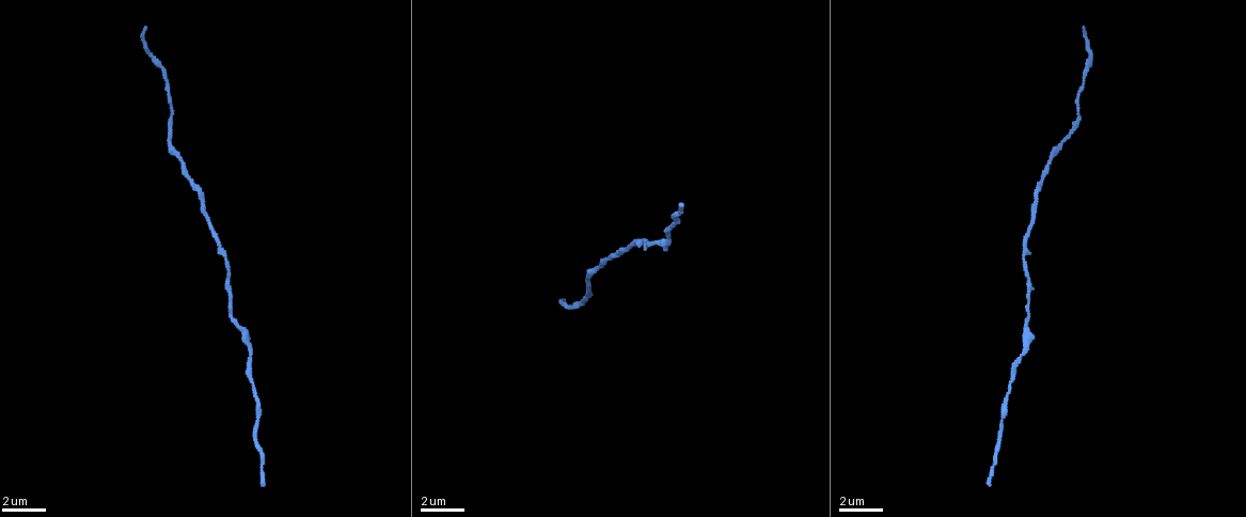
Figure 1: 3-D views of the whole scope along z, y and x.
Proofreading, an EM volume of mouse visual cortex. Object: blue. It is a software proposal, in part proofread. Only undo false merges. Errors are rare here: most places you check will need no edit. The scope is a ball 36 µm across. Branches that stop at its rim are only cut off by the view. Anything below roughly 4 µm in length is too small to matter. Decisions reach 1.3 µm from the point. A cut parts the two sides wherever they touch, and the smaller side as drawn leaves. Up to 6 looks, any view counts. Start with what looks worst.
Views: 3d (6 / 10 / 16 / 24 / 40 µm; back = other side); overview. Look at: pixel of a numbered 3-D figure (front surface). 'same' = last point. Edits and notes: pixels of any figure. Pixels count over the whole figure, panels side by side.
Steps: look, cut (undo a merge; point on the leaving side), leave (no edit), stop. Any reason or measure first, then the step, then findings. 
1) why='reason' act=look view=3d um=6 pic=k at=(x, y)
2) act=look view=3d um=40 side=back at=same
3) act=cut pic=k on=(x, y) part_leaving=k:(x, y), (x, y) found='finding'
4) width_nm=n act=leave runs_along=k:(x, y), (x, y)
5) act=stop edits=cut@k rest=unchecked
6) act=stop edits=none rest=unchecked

why='thick turns thin' act=look view=3d um=10 pic=1 at=(587, 285)

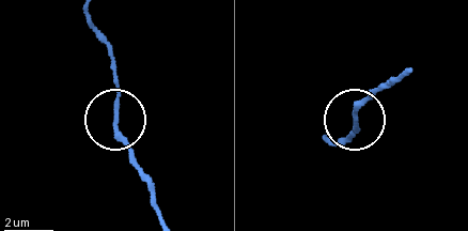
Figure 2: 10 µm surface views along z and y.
act=look view=3d um=6 pic=2 at=(356, 116)

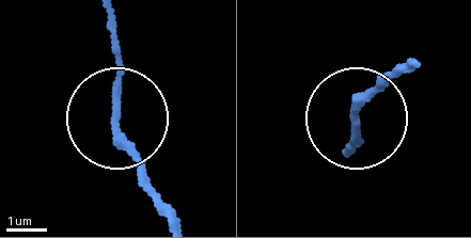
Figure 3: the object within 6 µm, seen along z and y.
act=leave runs_along=3:(174, 212), (115, 121), (115, 18) found='one neuron here'

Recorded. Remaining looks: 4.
why='sudden change in width' act=look view=3d um=6 pic=1 at=(667, 232)

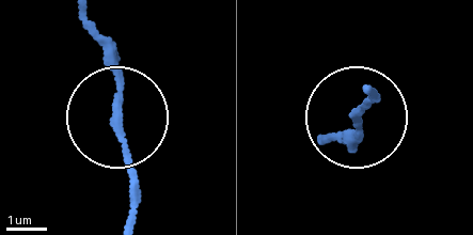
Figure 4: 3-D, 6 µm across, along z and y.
why='from behind' act=look view=3d um=6 side=back pic=4 at=(359, 122)

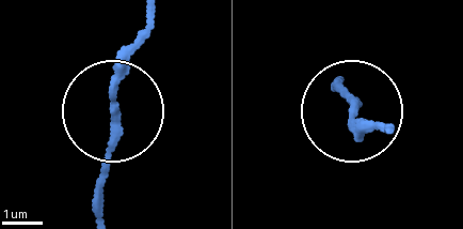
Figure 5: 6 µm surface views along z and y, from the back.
width_nm=200 act=leave found='continuous, no second neuron'

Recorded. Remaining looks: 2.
act=look view=3d um=10 pic=1 at=(637, 242)

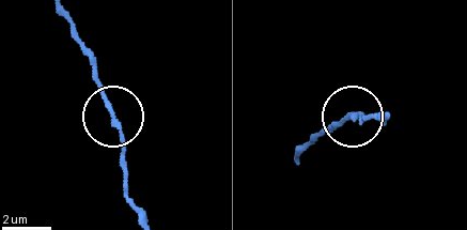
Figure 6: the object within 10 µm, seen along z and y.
side_arm_um=13 act=leave runs_along=6:(112, 117), (125, 151), (125, 198) found='one neuron here'

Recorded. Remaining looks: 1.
act=stop edits=none rest=unchecked

